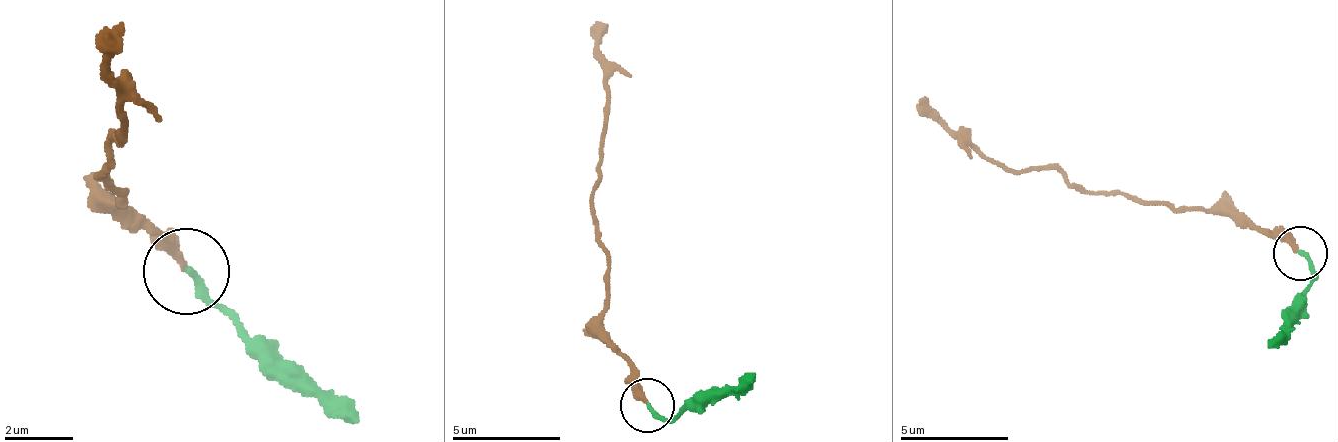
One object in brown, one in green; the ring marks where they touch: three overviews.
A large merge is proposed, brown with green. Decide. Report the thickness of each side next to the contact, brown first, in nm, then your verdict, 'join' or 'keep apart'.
calibres 280 and 200 nm; join

